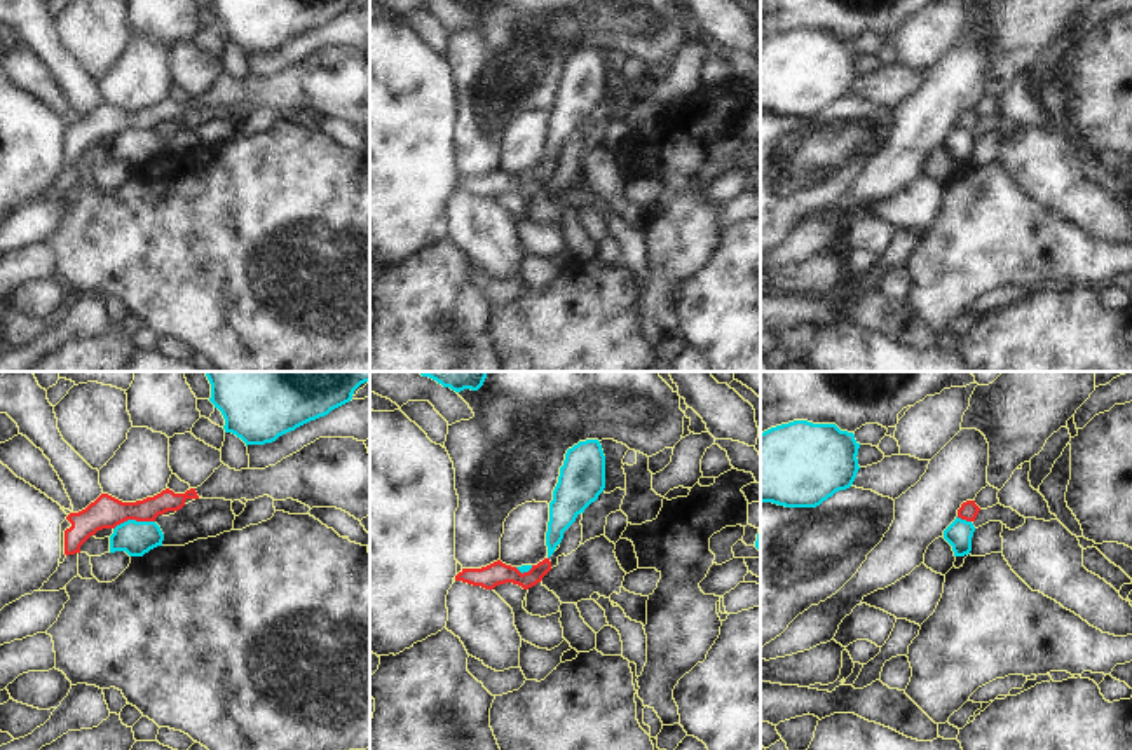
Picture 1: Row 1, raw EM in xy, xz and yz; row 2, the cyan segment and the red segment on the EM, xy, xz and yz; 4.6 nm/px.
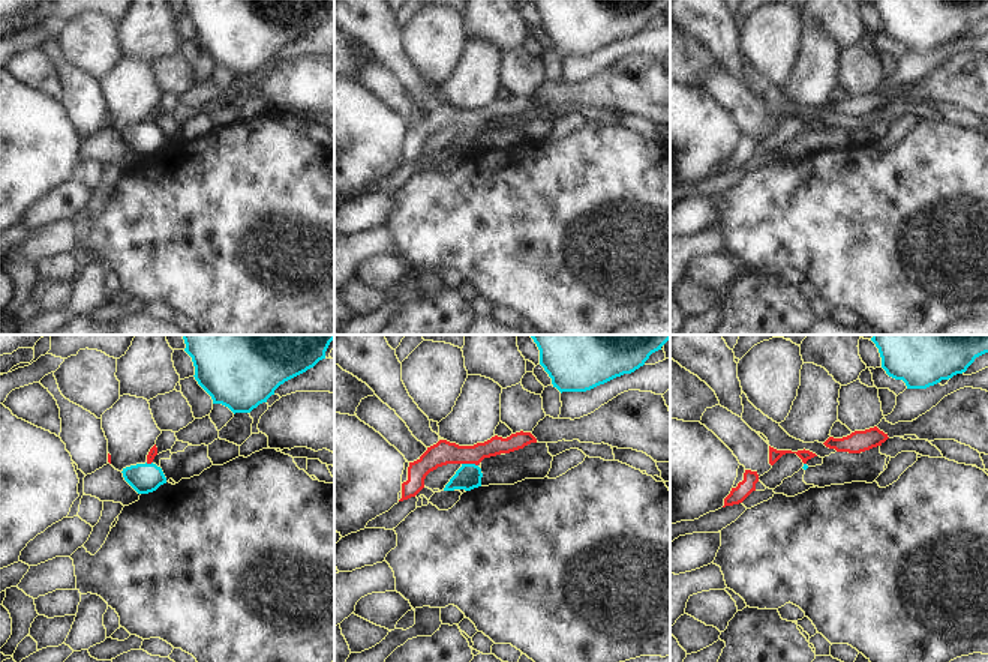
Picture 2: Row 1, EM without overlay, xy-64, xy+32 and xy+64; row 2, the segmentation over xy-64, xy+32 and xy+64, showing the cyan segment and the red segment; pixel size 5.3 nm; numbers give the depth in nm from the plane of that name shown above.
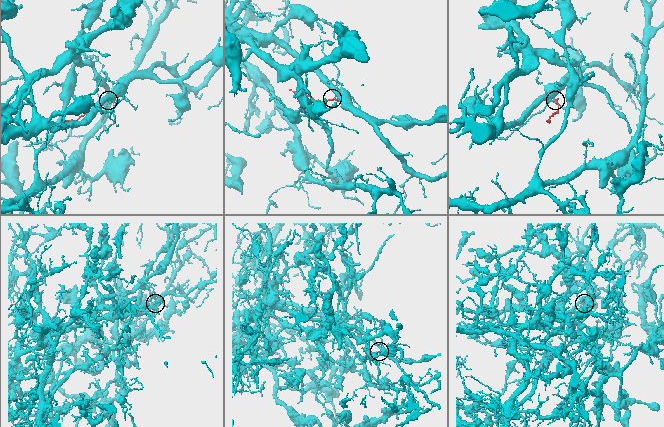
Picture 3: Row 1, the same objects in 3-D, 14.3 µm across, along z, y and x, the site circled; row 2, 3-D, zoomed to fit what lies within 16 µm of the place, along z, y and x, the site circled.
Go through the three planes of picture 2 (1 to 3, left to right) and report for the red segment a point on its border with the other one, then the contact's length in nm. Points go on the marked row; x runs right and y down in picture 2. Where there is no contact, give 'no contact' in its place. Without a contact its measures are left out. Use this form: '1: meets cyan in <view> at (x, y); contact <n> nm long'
1: meets cyan in xy-64 at (149, 464); contact 40 nm long
2: meets cyan in xy+32 at (470, 464); contact 90 nm long
3: no contact

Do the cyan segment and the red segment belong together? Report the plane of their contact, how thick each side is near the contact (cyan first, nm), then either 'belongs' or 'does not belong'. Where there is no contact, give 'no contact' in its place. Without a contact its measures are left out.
contact in xy; calibres 160 and 150 nm; does not belong

